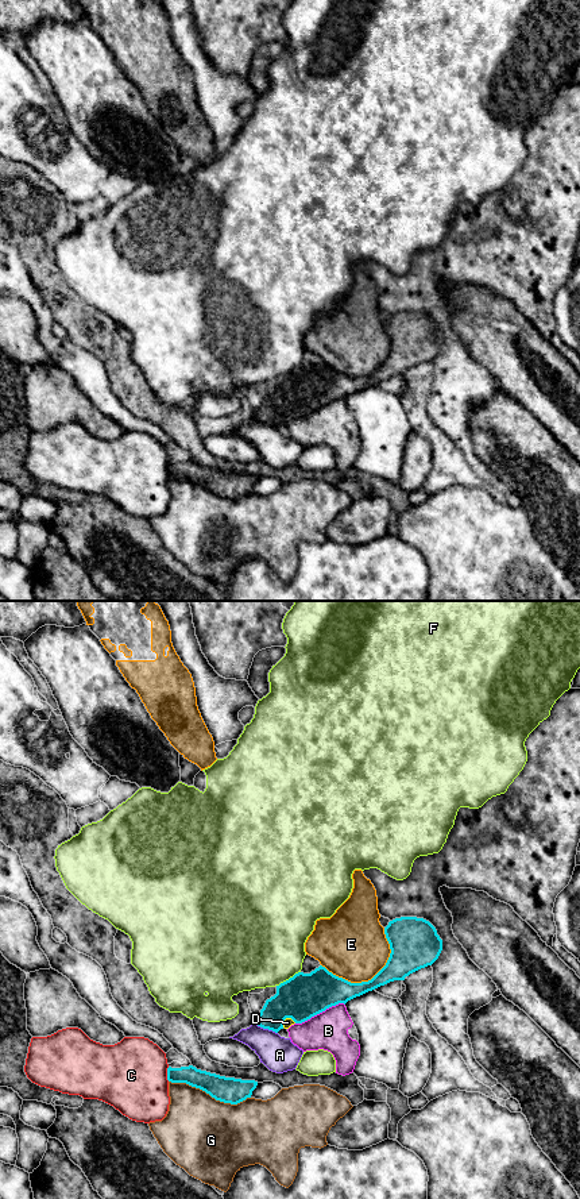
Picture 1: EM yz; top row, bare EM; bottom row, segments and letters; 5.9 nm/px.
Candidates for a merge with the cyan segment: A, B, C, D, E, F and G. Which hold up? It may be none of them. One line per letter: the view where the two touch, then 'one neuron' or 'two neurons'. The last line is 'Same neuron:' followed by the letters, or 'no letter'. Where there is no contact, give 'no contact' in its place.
A: yz | two neurons
B: yz | two neurons
C: yz | two neurons
D: yz | one neuron
E: yz | two neurons
F: yz | two neurons
G: yz | two neurons
Same neuron: D

